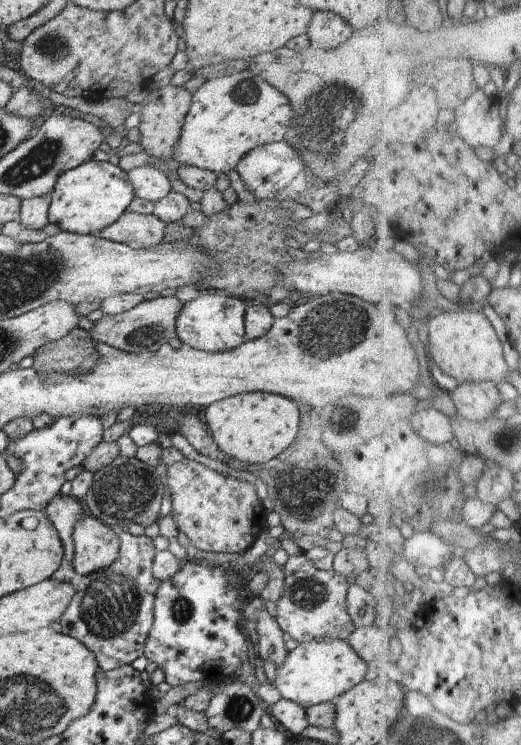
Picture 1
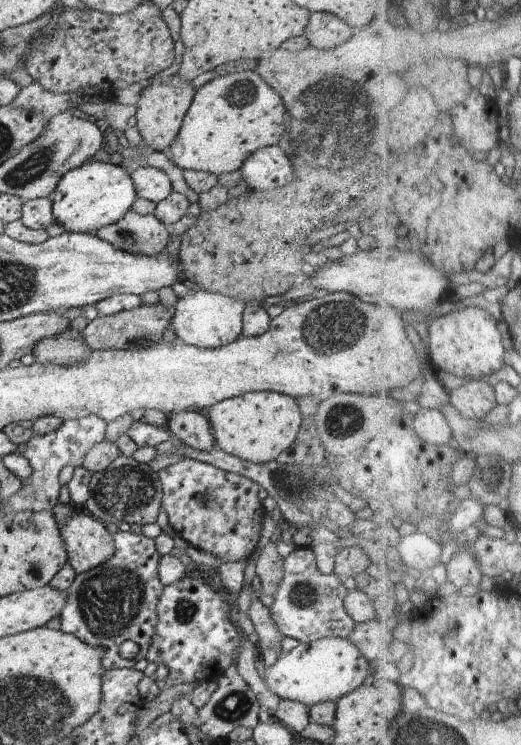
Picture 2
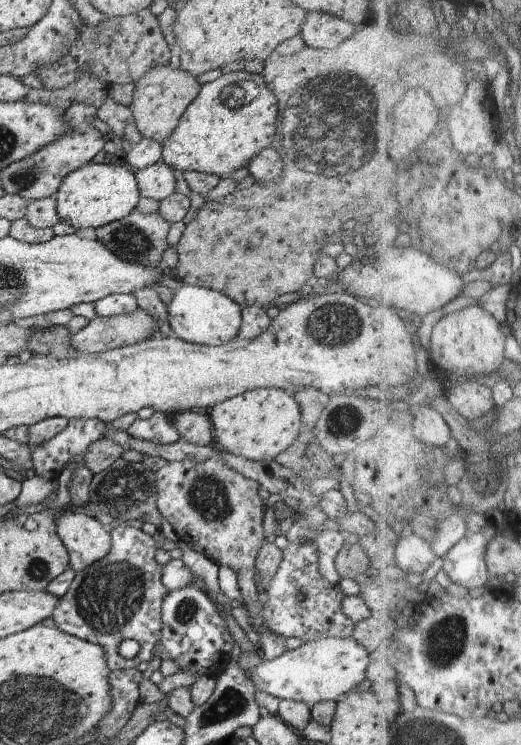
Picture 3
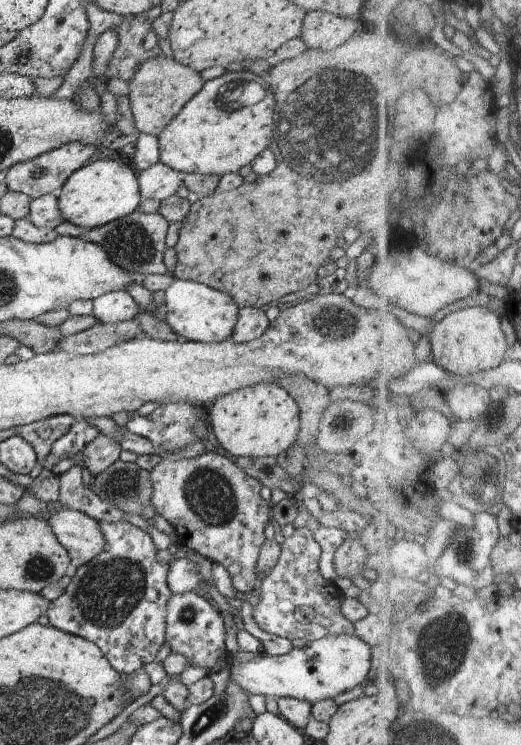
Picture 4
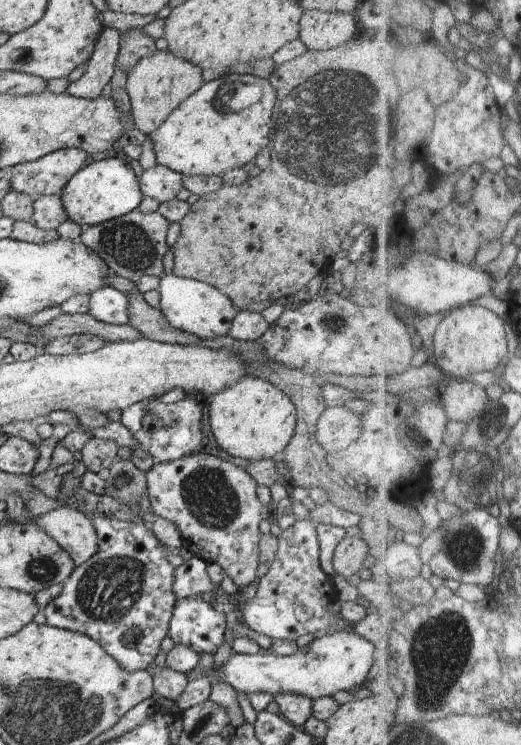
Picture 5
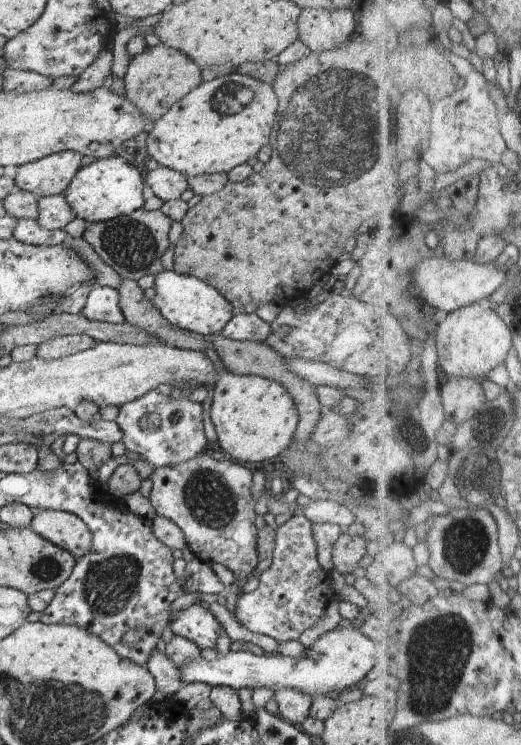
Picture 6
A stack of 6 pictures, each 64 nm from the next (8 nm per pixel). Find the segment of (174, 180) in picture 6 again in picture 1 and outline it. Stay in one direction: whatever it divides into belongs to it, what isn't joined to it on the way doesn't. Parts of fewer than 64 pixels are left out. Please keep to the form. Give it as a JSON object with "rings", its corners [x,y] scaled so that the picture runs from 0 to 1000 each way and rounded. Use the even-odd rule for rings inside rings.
{"rings":[[[296,223],[261,224],[244,232],[259,264],[299,271],[330,254],[322,239]]]}

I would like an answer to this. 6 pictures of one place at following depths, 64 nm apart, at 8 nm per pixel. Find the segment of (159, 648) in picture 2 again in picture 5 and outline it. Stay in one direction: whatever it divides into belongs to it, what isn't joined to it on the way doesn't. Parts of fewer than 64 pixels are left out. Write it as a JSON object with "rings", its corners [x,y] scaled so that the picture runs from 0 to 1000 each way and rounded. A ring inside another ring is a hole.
{"rings":[[[384,800],[340,803],[324,835],[322,855],[334,864],[351,864],[369,870],[376,878],[413,878],[430,864],[434,832],[438,827],[413,813],[405,813],[397,804]]]}

